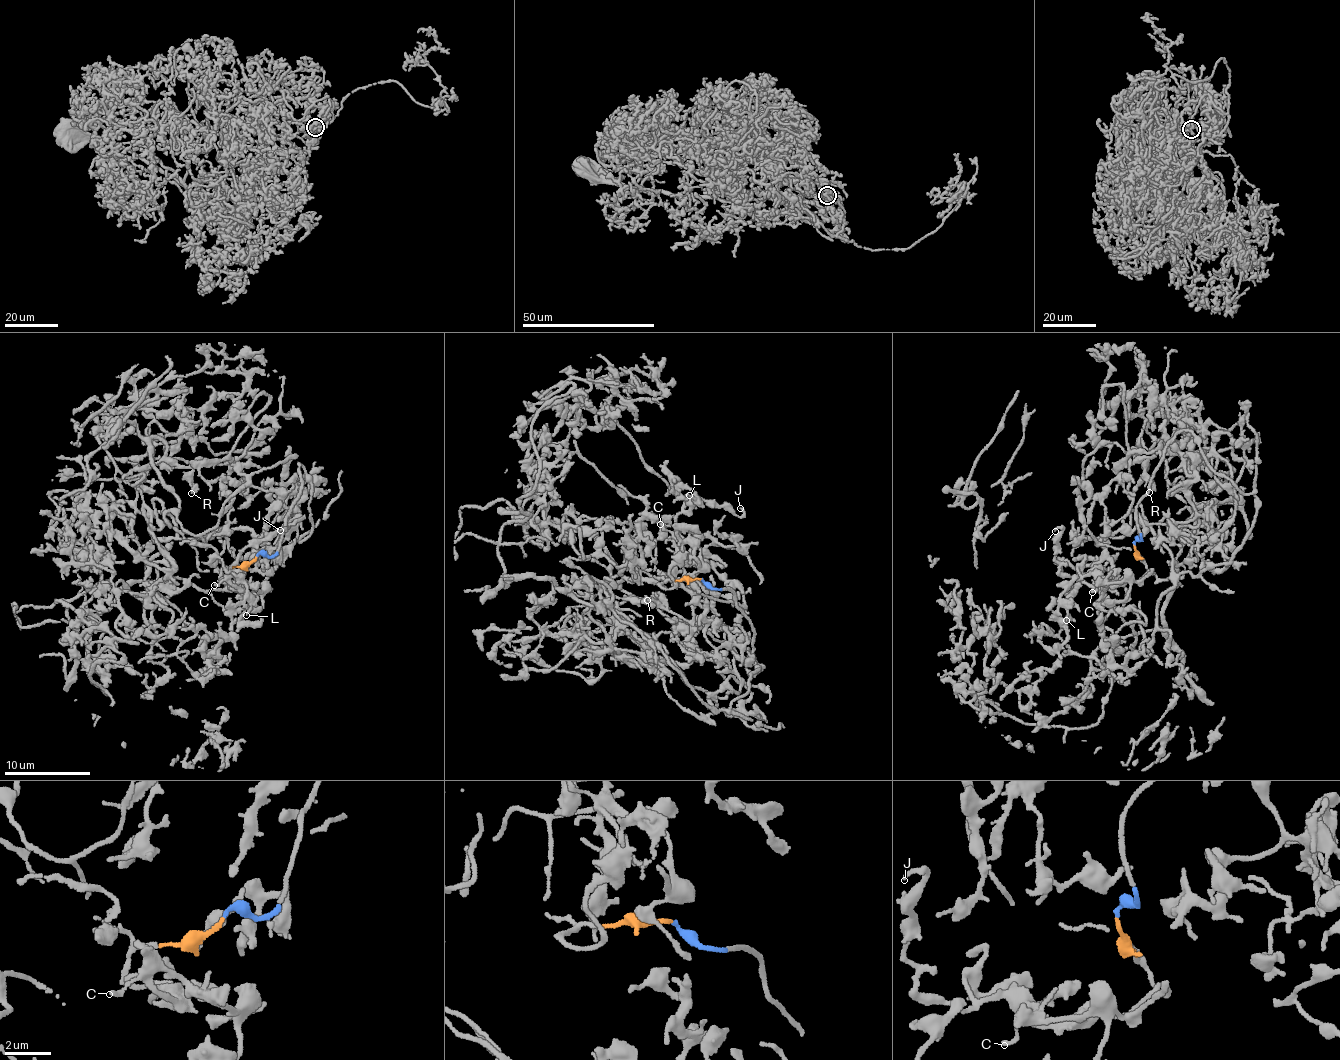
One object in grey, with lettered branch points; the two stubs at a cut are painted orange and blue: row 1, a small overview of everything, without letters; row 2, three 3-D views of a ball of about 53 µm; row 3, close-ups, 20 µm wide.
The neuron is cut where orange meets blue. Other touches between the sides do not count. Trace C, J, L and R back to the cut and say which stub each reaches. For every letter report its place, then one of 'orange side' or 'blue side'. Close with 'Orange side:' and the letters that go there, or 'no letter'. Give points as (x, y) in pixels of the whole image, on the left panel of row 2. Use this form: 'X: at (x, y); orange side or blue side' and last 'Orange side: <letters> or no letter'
C: at (214, 585); orange side
J: at (280, 530); orange side
L: at (246, 615); orange side
R: at (191, 493); blue side
Orange side: C, J, L

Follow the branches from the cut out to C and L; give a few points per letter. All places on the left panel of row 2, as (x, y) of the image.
C: (256, 557), (239, 567), (224, 567), (221, 577), (236, 583), (229, 586), (239, 588), (223, 580), (213, 585)
L: (256, 557), (224, 567), (221, 580), (239, 588), (228, 570), (236, 573), (247, 589), (246, 615)

